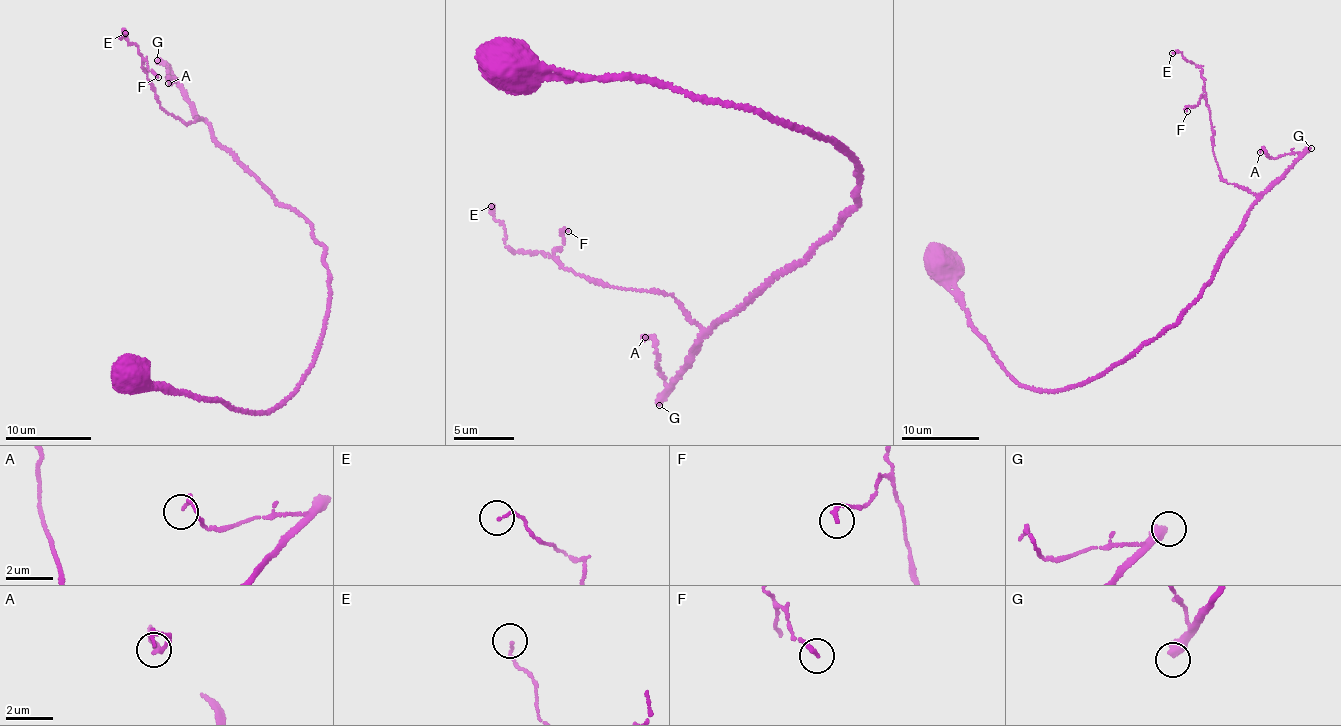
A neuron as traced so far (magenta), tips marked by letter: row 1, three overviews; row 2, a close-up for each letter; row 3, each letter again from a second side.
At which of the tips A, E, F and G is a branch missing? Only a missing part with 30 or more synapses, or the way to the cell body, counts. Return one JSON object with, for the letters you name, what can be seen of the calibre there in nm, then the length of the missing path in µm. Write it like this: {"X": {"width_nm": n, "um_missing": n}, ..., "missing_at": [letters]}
{"G": {"width_nm": 440, "um_missing": 200}, "missing_at": ["G"]}

